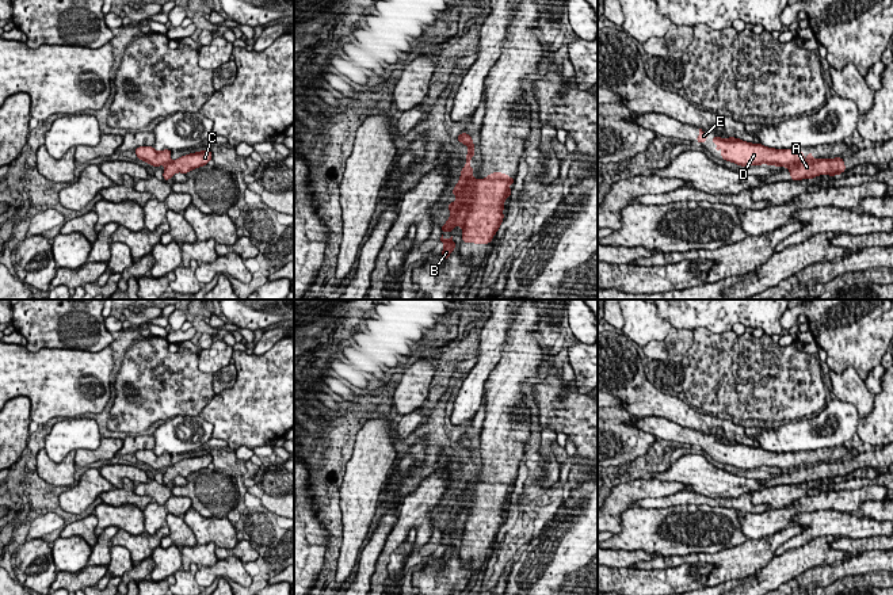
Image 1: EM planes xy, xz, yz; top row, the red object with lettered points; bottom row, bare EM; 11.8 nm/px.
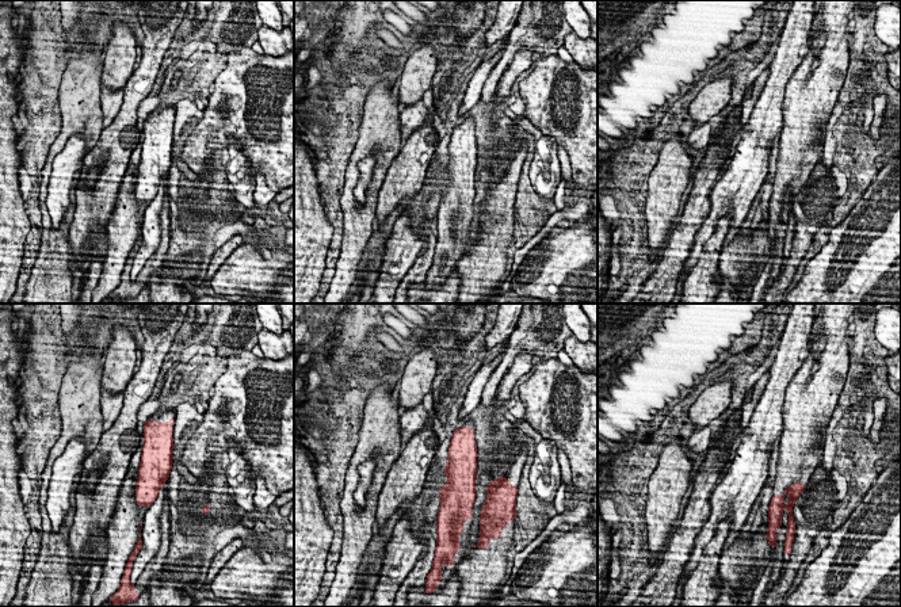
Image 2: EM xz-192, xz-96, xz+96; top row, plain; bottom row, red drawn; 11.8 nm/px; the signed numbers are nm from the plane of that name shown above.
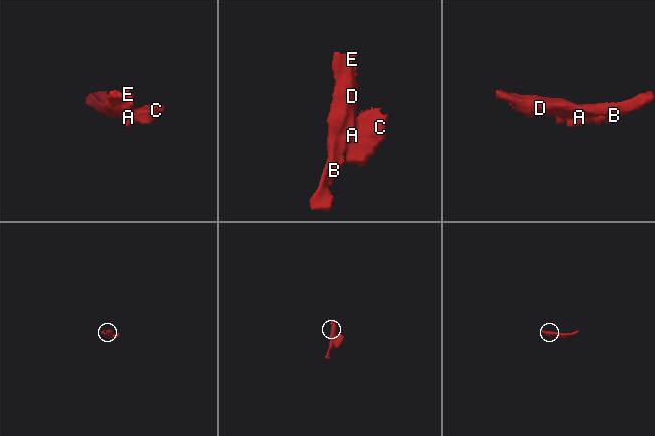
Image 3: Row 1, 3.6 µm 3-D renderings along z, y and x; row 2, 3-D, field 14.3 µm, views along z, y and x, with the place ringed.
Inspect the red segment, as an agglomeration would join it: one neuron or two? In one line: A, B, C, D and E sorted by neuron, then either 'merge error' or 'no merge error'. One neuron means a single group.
A C / B D E; merge error

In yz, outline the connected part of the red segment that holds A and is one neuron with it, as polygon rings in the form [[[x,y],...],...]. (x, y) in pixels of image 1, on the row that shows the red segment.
[[[842,157],[836,159],[818,159],[813,161],[801,161],[795,165],[787,167],[791,175],[791,180],[812,179],[820,175],[840,175],[846,171],[846,165]]]

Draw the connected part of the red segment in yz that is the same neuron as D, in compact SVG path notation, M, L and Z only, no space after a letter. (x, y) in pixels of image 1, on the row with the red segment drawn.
M713 137L711 142L717 145L717 150L722 150L720 156L725 161L736 163L741 167L749 165L776 165L789 167L795 165L805 157L799 149L774 149L759 144L745 142L740 138L721 138Z

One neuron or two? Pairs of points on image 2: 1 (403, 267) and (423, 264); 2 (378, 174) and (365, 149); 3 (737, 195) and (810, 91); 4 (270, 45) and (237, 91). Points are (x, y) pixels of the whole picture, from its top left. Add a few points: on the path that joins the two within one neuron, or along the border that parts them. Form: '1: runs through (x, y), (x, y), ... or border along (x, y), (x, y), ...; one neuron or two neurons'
1: border along (417, 255), (400, 282); two neurons
2: runs through (382, 163), (384, 149), (375, 142); one neuron
3: border along (783, 102), (782, 130), (779, 133); two neurons
4: border along (264, 52), (279, 56); two neurons

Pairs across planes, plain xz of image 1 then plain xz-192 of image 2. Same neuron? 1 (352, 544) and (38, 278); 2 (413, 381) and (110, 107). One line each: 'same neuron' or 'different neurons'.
1: same neuron
2: different neurons

